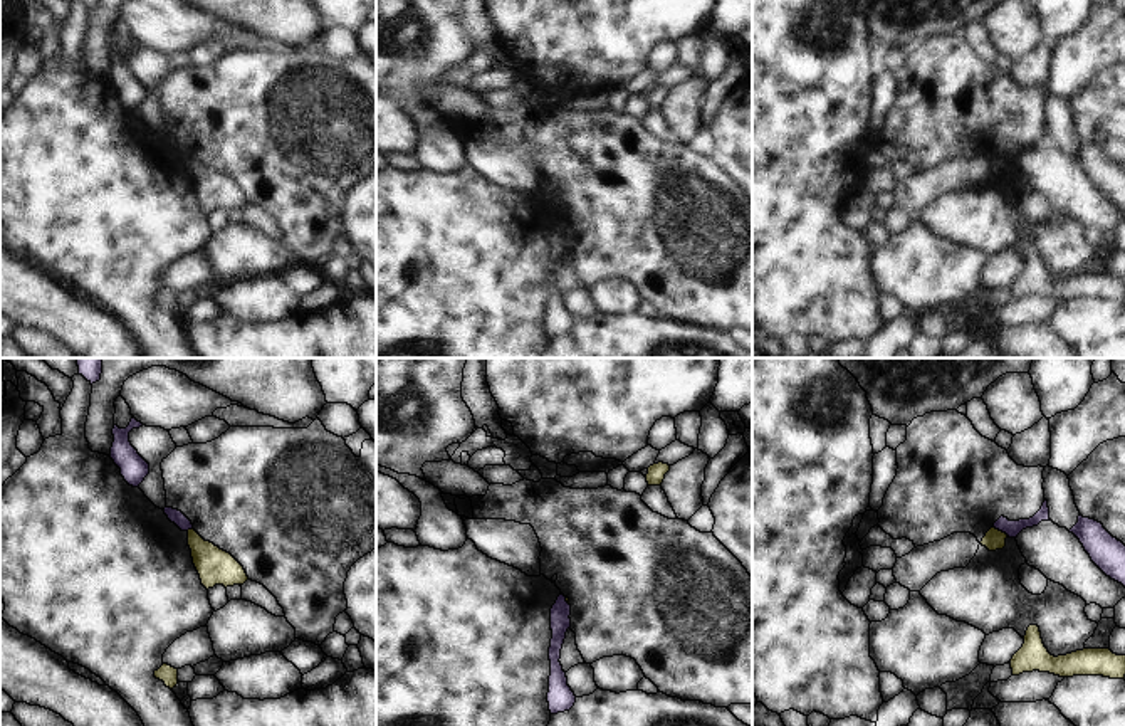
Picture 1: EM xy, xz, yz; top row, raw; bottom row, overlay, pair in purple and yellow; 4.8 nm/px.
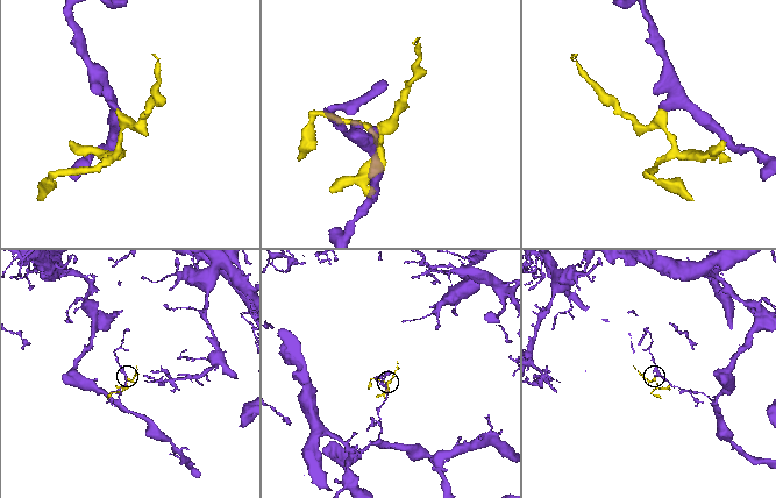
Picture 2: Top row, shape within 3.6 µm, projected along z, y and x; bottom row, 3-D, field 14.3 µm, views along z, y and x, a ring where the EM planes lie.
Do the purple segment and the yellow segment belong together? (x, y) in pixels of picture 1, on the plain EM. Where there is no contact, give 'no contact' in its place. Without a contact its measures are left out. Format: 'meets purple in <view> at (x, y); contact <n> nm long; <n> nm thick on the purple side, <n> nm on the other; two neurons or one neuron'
meets purple in yz at (1001, 153); contact 90 nm long; 80 nm thick on the purple side, 100 nm on the other; two neurons

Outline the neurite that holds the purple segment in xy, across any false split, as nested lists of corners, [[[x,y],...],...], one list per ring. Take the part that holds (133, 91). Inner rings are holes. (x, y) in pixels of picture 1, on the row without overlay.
[[[134,40],[126,52],[119,52],[118,49],[114,49],[114,66],[109,77],[114,87],[121,92],[121,99],[124,101],[124,104],[133,111],[139,111],[139,108],[149,97],[149,87],[129,66],[129,55],[139,50],[143,50],[143,47]]]

